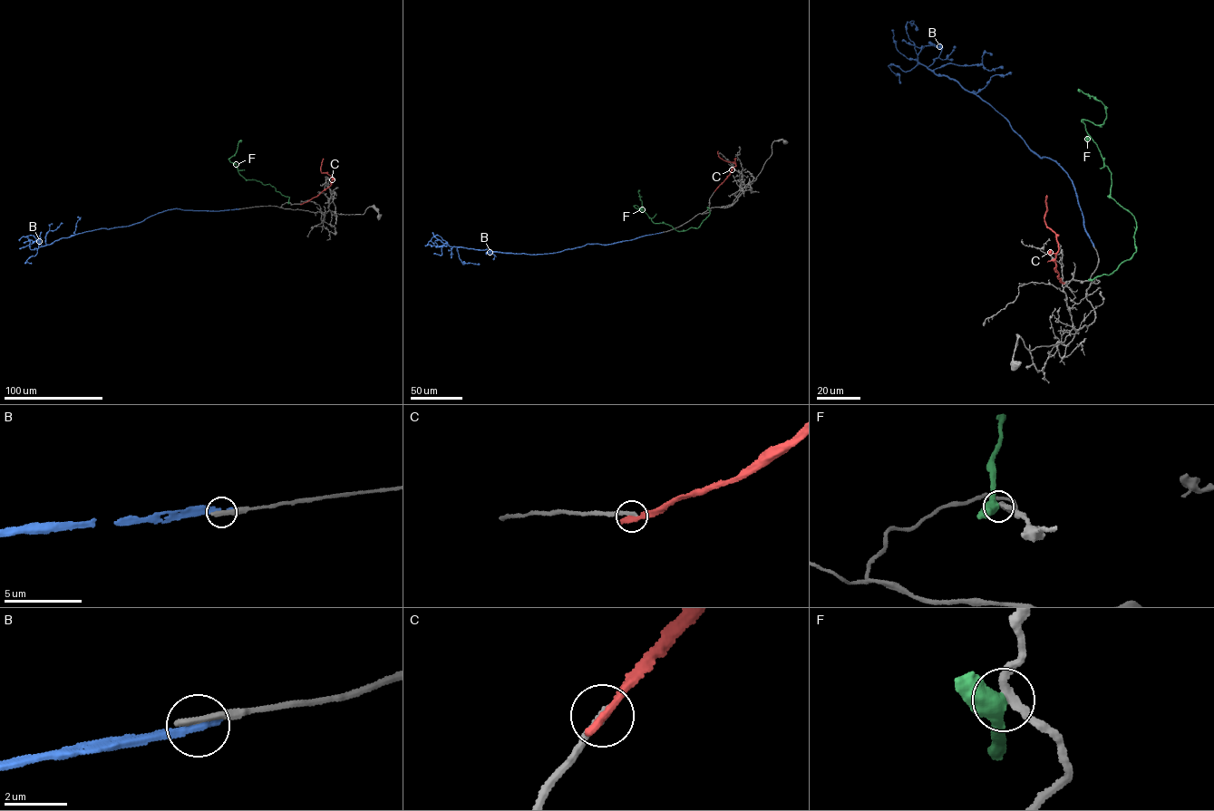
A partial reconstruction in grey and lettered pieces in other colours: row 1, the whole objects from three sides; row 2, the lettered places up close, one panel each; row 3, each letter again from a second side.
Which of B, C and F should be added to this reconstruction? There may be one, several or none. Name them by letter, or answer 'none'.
none

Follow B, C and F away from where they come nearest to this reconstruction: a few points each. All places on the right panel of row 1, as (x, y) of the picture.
B: (1093, 246), (1062, 167), (1030, 149), (1006, 119), (978, 96), (917, 62), (907, 22), (914, 22), (912, 26)
C: (1064, 283), (1060, 282), (1059, 273), (1054, 269), (1058, 247), (1055, 234), (1044, 222), (1046, 195)
F: (1092, 280), (1130, 259), (1137, 227), (1110, 196), (1111, 173), (1083, 123), (1103, 123), (1105, 106), (1078, 91)

